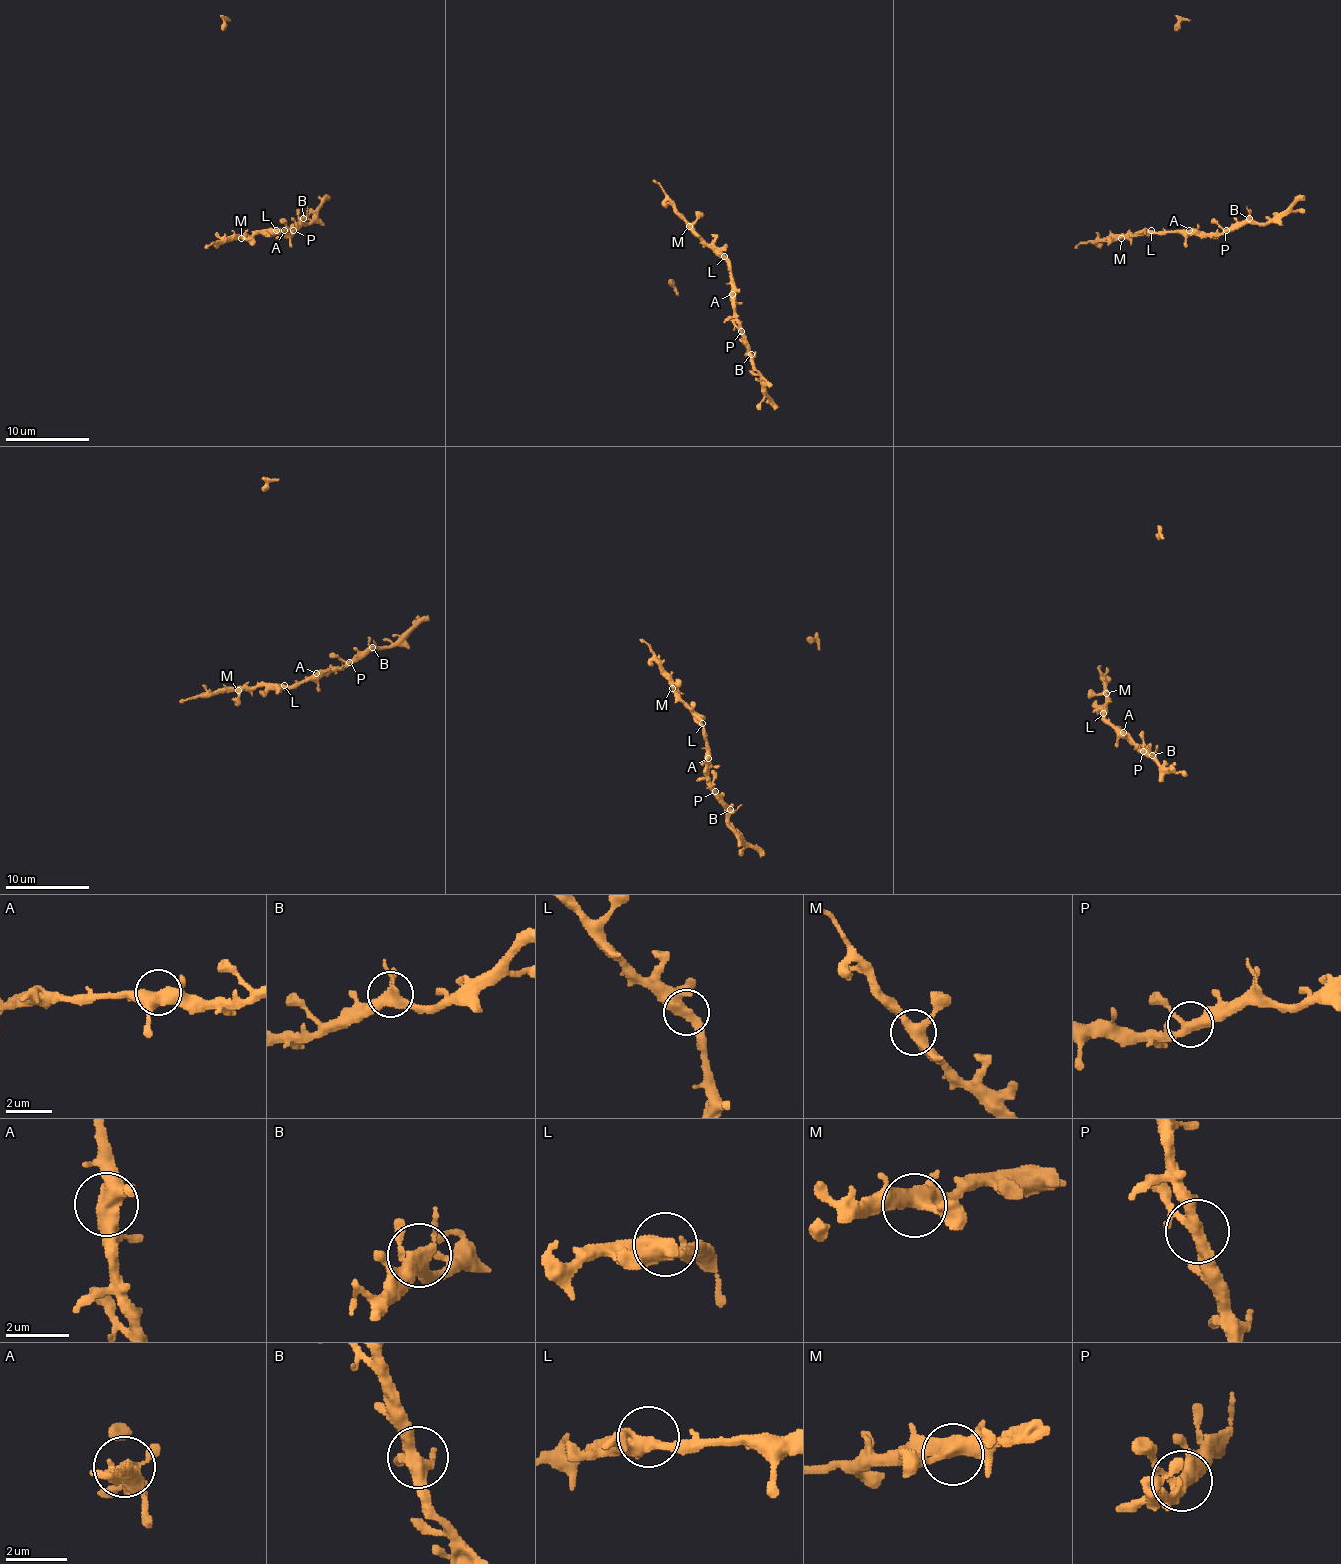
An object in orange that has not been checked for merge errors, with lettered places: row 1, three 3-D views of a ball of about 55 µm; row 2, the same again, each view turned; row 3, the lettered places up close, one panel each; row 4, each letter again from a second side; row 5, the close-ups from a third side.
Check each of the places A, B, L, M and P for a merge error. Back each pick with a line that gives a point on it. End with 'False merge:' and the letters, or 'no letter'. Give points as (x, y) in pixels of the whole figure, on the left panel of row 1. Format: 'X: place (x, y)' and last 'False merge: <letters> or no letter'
False merge: no letter

